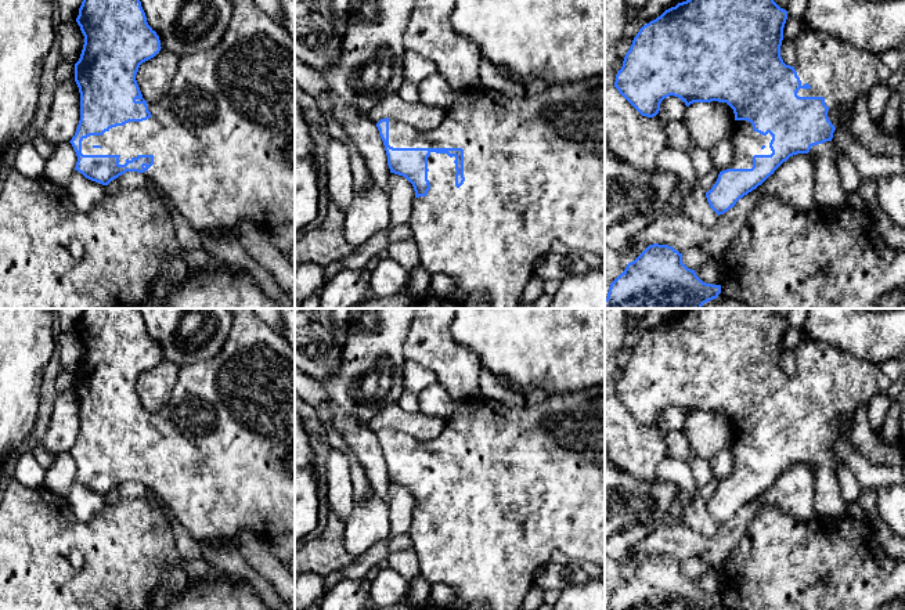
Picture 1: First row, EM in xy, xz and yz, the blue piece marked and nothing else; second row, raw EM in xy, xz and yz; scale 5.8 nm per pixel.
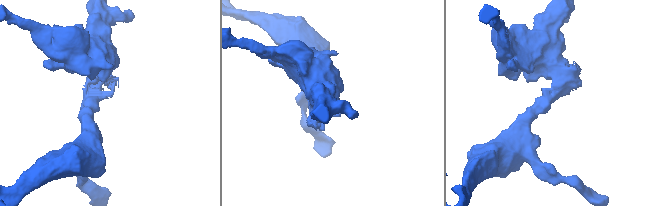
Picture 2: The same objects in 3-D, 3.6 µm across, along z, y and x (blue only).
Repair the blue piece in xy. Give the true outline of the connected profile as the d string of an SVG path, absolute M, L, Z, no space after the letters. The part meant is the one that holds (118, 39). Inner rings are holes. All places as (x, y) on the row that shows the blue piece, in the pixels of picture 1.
M83 0L76 22L84 36L84 44L75 64L75 82L80 93L80 120L69 141L77 156L75 170L102 185L108 185L126 172L144 174L167 195L176 210L201 234L234 232L244 221L250 221L267 232L280 225L295 224L295 39L278 21L270 18L253 0L232 3L232 17L223 39L210 50L181 57L169 91L156 102L143 98L136 80L140 65L154 58L162 48L159 36L147 22L141 1Z

